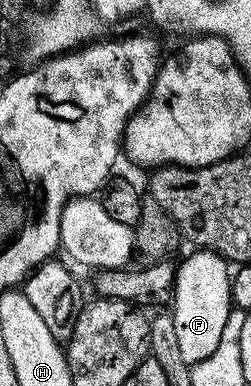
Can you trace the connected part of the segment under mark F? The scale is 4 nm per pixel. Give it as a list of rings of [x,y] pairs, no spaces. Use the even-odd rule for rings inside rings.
[[[194,249],[175,273],[174,298],[171,313],[183,360],[188,365],[204,361],[217,350],[221,333],[233,311],[231,298],[232,273],[228,261],[214,249]]]

